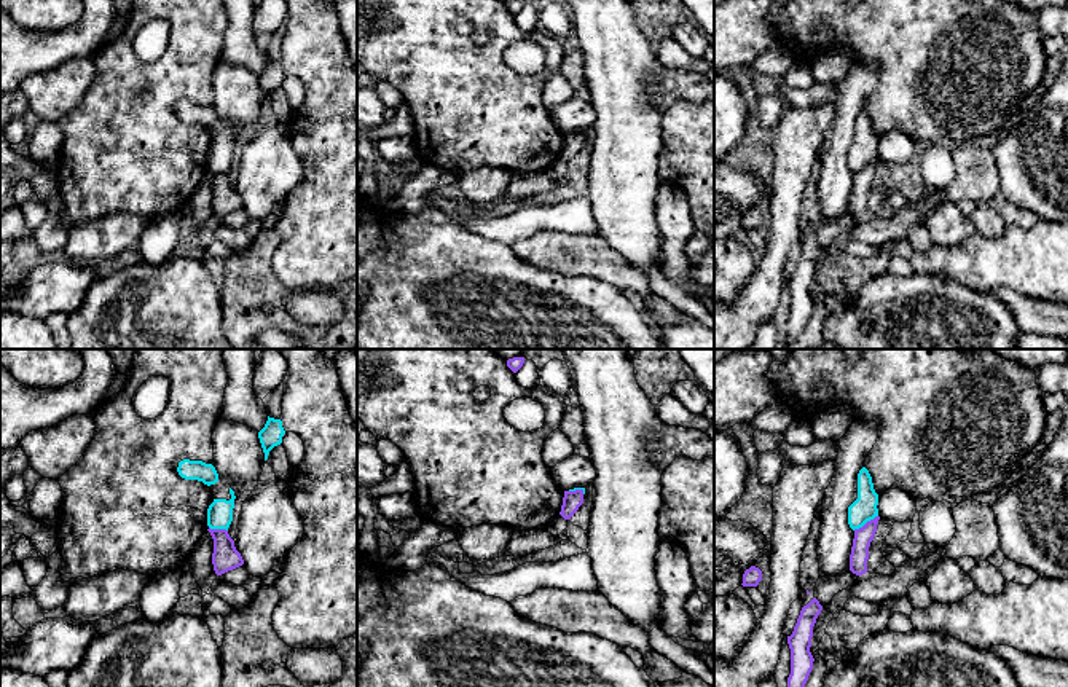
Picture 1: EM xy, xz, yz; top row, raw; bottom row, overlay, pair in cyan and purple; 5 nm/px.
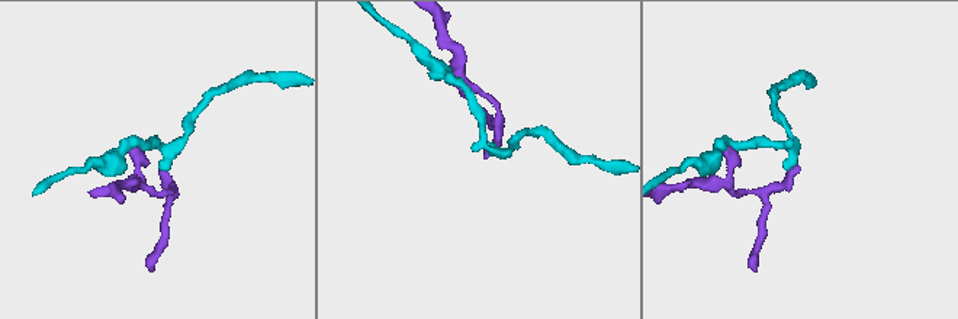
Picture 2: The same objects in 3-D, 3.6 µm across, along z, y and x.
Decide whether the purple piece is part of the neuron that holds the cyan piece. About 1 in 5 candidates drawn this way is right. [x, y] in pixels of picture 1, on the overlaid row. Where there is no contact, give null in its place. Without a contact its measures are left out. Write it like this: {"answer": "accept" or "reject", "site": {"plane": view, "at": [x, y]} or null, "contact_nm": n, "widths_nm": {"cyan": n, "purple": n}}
{"answer": "reject", "site": {"plane": "yz", "at": [864, 523]}, "contact_nm": 150, "widths_nm": {"cyan": 130, "purple": 100}}

